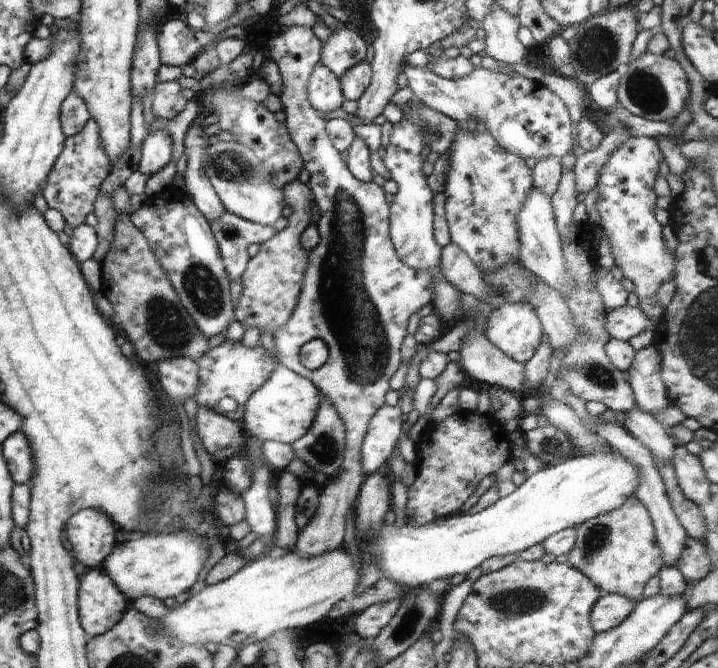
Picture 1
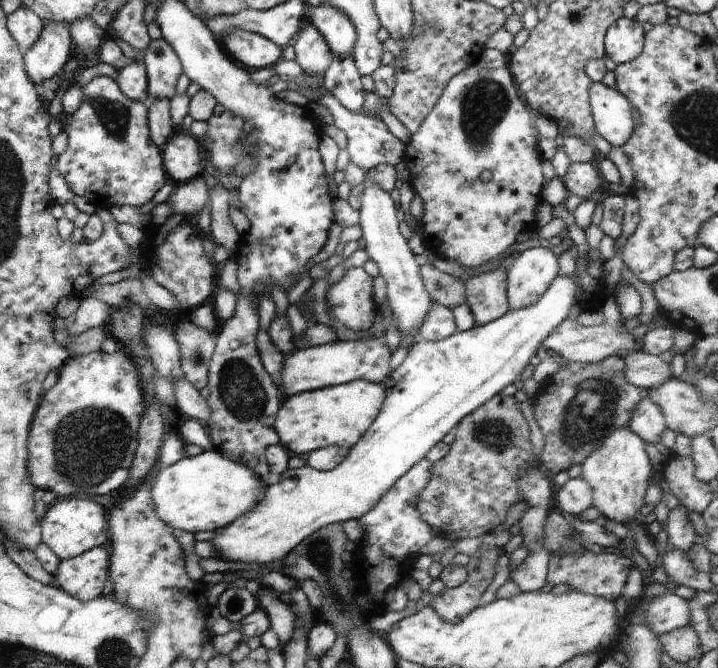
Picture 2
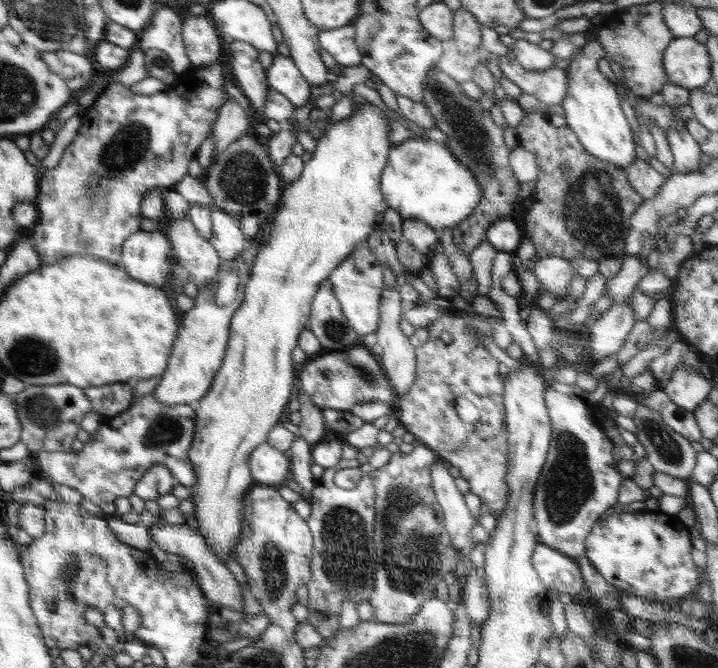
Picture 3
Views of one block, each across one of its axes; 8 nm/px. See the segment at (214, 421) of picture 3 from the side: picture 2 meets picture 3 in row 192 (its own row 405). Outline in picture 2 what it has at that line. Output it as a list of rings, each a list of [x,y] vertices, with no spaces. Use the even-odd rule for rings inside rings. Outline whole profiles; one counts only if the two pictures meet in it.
[[[360,378],[284,398],[275,420],[280,443],[294,454],[310,454],[329,446],[352,448],[378,416],[386,398],[385,390],[383,382]]]

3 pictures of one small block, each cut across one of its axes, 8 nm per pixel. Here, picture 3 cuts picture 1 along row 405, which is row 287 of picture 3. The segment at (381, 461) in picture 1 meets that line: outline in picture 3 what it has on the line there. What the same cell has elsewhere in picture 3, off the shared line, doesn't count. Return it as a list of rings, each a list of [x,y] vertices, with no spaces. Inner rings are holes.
[[[384,284],[382,290],[382,300],[380,300],[380,320],[376,328],[377,343],[383,348],[383,353],[378,357],[378,362],[382,366],[382,371],[386,372],[390,386],[394,388],[394,392],[398,397],[404,396],[412,382],[416,380],[417,356],[416,347],[410,344],[408,337],[400,330],[400,318],[402,316],[400,293],[398,292],[398,284],[396,288],[391,288]]]

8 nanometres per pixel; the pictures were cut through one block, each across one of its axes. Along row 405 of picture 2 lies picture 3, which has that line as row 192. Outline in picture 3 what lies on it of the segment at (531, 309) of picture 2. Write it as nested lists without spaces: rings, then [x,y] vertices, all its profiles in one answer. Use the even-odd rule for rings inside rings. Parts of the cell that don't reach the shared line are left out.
[[[420,138],[408,139],[389,150],[389,158],[381,176],[380,189],[384,193],[388,208],[396,210],[403,220],[419,219],[438,231],[445,228],[454,229],[473,214],[474,208],[482,198],[482,189],[468,166],[459,162],[445,144]]]

